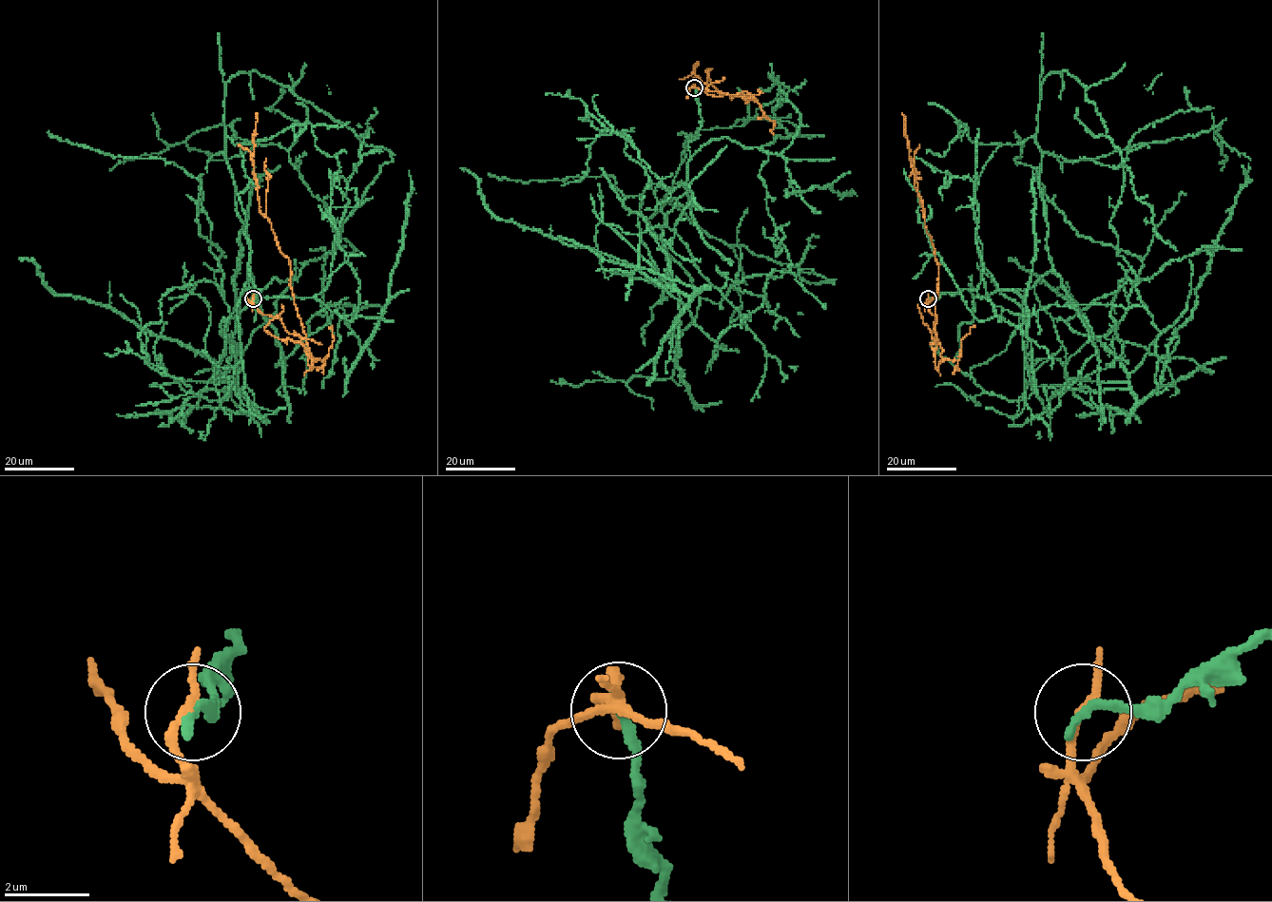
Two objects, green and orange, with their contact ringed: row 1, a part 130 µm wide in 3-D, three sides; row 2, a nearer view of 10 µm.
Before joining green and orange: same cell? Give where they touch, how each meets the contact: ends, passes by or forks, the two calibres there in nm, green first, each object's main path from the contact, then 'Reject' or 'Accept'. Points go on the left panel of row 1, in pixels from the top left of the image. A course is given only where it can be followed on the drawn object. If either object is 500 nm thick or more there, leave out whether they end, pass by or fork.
Place: (253, 298). At the ring green ends. At the ring orange passes by. Thickness 280 nm (green) against 160 nm. Course of green: (253, 298), (251, 181), (223, 126), (224, 84), (255, 70), (391, 157), (325, 255), (304, 391), (282, 396). Course of orange: (253, 298), (263, 315), (305, 336), (290, 263), (260, 210), (256, 113). Reject

